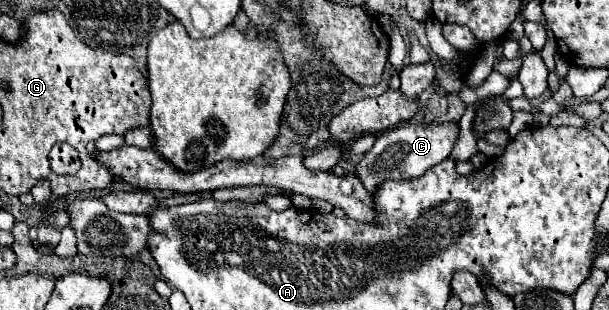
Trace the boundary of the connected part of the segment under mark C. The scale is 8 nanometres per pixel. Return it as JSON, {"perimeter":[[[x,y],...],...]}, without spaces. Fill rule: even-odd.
{"perimeter":[[[444,122],[444,124],[402,124],[392,130],[386,130],[378,134],[374,146],[366,156],[356,164],[356,172],[360,174],[360,180],[366,190],[372,192],[376,184],[384,180],[406,180],[420,176],[428,168],[440,164],[446,160],[454,148],[454,142],[458,140],[458,124],[456,122]]]}

